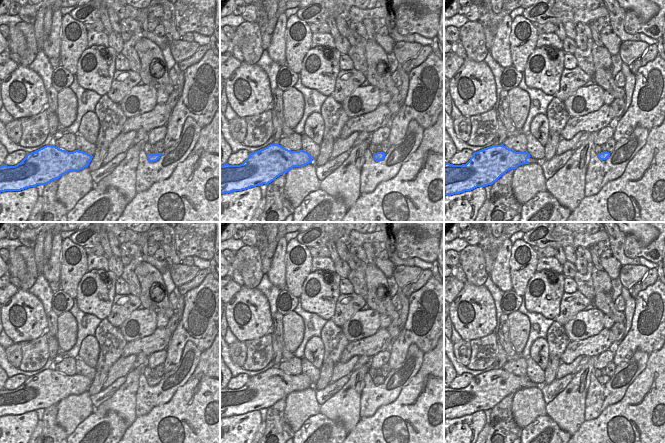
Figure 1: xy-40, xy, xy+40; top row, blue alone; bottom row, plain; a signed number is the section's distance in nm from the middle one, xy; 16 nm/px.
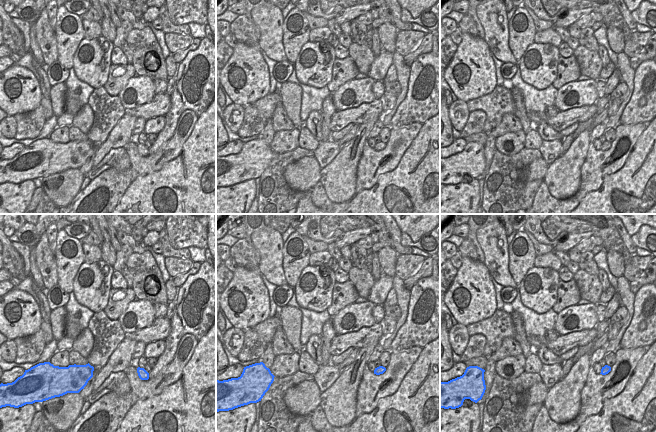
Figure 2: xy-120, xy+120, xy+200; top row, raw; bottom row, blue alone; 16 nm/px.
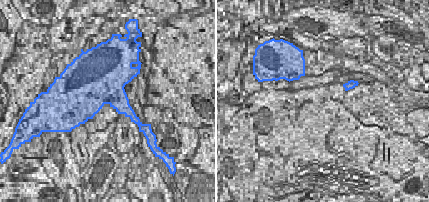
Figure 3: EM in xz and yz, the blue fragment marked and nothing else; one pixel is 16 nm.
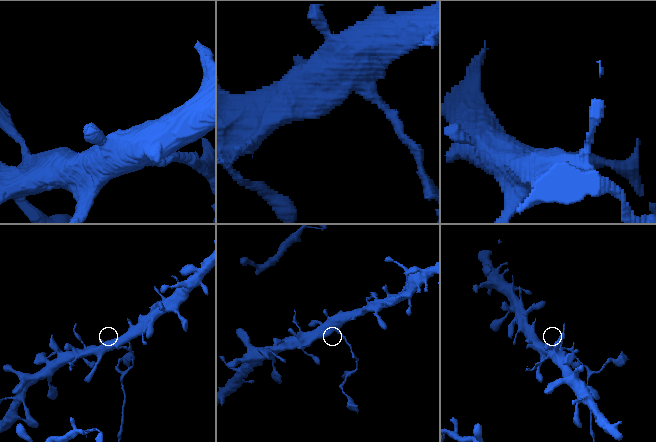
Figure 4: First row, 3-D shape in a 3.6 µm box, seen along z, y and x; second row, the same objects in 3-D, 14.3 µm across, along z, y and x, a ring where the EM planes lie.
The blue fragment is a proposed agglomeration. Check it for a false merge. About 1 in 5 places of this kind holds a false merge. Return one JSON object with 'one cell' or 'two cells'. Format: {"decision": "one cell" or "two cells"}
{"decision": "two cells"}

